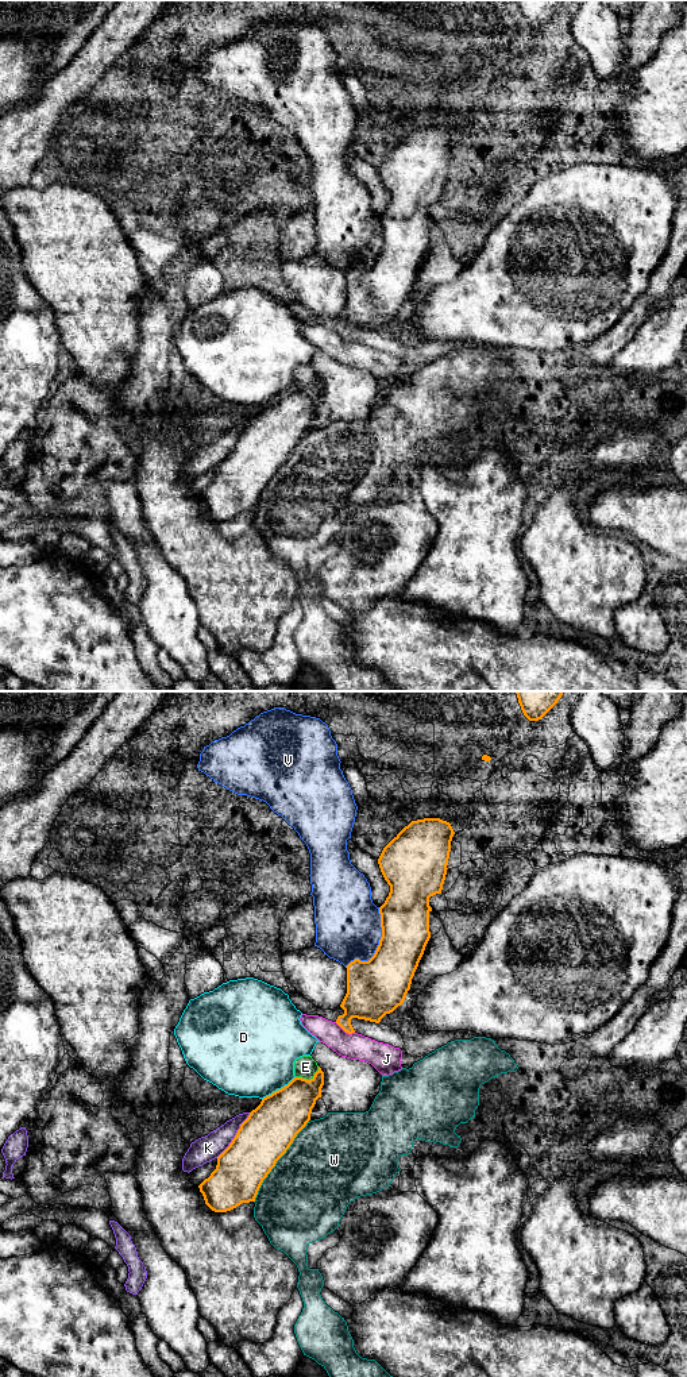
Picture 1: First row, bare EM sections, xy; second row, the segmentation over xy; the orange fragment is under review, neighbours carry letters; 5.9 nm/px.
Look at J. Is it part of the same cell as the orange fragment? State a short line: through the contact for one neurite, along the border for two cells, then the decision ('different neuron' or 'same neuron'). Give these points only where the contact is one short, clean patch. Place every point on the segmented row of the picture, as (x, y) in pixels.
line xy (335, 1022), (346, 1032), (354, 1033); different neuron

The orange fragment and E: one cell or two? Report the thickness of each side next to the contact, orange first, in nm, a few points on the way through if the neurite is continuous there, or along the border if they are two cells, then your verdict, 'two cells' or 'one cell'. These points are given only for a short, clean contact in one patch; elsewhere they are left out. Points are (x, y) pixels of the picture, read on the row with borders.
280/140 nm | along xy (319, 1067), (309, 1079), (296, 1077) | two cells

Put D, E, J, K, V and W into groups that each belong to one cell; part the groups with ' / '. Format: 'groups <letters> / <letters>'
groups D / E / J / K / V / W

